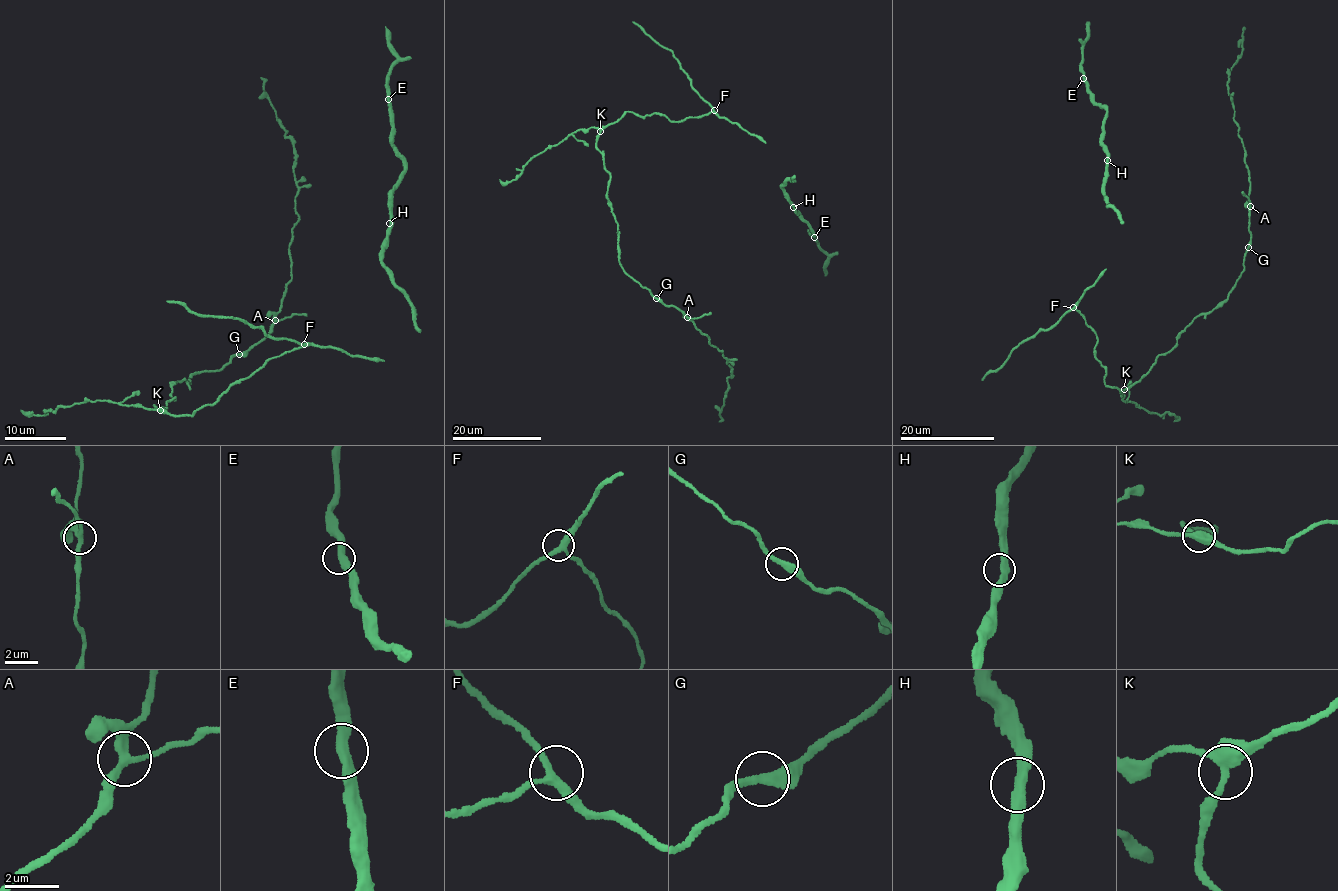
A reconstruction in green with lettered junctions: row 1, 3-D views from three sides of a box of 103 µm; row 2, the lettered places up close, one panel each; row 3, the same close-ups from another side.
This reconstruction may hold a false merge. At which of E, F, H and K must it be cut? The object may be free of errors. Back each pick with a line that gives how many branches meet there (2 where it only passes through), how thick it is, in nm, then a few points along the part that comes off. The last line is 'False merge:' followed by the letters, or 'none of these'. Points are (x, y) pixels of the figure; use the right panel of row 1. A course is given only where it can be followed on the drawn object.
K: branches 3; calibre 360 nm; course (1124, 389), (1194, 319), (1227, 299), (1244, 269), (1251, 237), (1249, 173), (1227, 81), (1245, 28)
False merge: K

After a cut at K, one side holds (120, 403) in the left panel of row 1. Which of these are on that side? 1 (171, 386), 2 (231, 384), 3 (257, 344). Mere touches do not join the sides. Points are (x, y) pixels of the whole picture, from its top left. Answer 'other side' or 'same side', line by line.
1: other side
2: same side
3: other side

